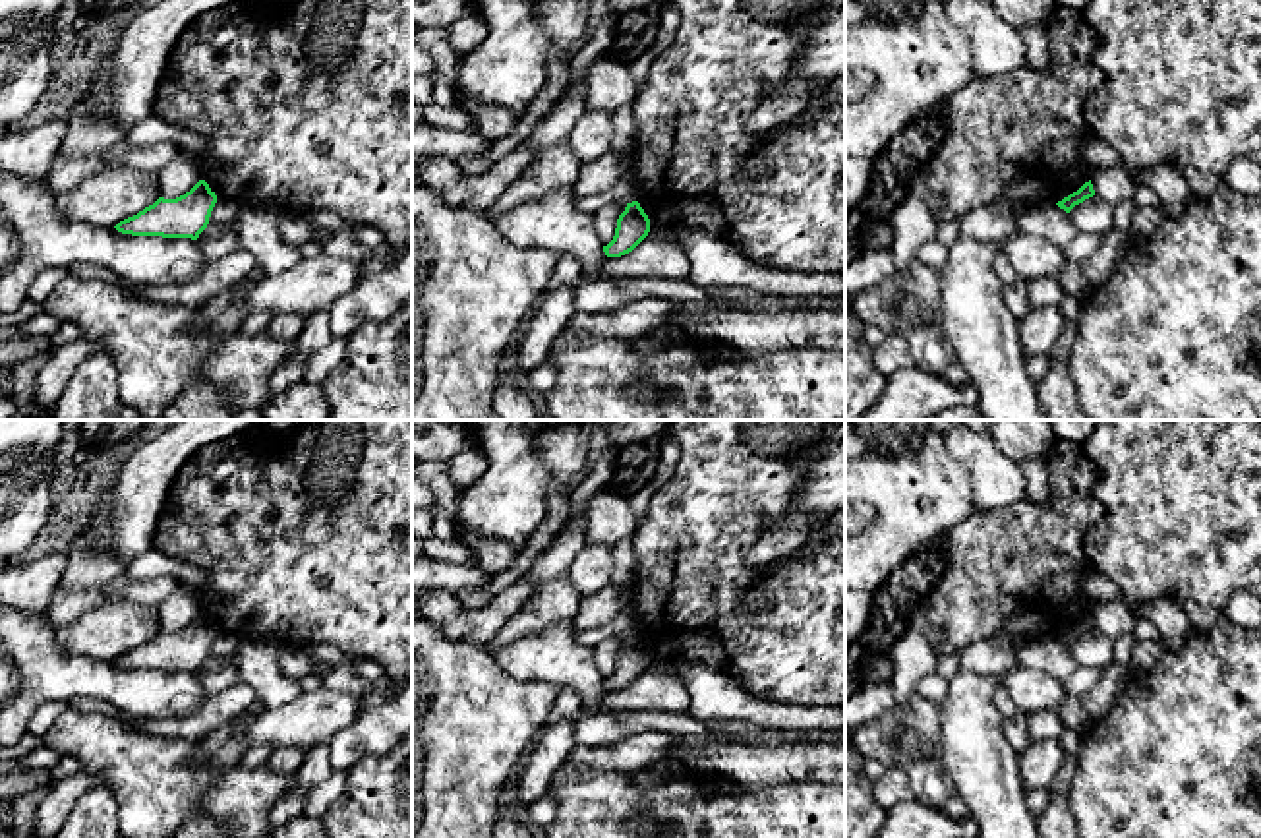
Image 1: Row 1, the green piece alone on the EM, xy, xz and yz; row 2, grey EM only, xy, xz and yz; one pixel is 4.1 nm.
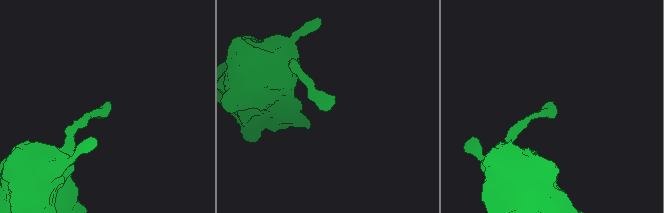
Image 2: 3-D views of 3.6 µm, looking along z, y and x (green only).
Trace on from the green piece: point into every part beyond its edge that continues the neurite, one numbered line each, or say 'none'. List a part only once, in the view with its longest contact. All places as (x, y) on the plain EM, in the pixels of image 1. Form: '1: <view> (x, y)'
none

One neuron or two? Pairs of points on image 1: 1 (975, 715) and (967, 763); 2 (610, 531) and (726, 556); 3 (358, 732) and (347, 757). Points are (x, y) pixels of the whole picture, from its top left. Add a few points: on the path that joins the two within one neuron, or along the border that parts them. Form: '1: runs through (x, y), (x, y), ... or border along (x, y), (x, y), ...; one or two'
1: runs through (971, 726), (971, 751); one
2: border along (637, 523), (631, 533); two
3: runs through (358, 738), (347, 751); one

